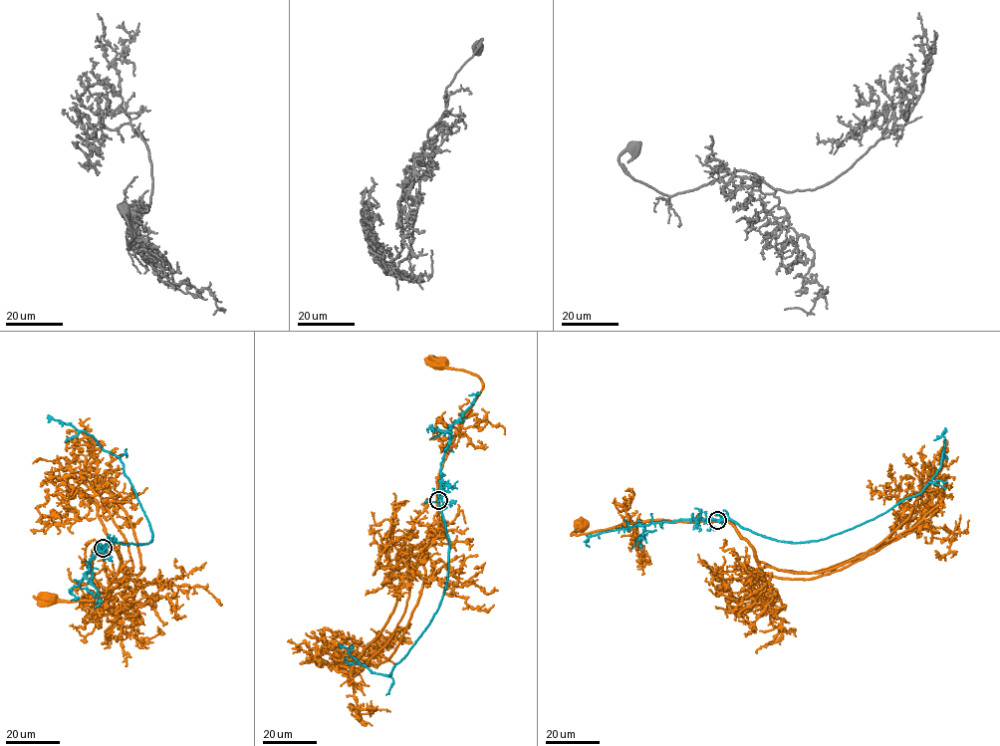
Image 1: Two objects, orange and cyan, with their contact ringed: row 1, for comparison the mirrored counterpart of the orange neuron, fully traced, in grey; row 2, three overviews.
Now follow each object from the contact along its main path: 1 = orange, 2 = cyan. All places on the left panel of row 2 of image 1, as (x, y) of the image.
1: (103, 548), (90, 561), (91, 576), (100, 597), (89, 601), (46, 598)
2: (103, 548), (112, 542), (150, 542), (149, 522), (119, 457), (83, 431), (54, 418), (48, 422)

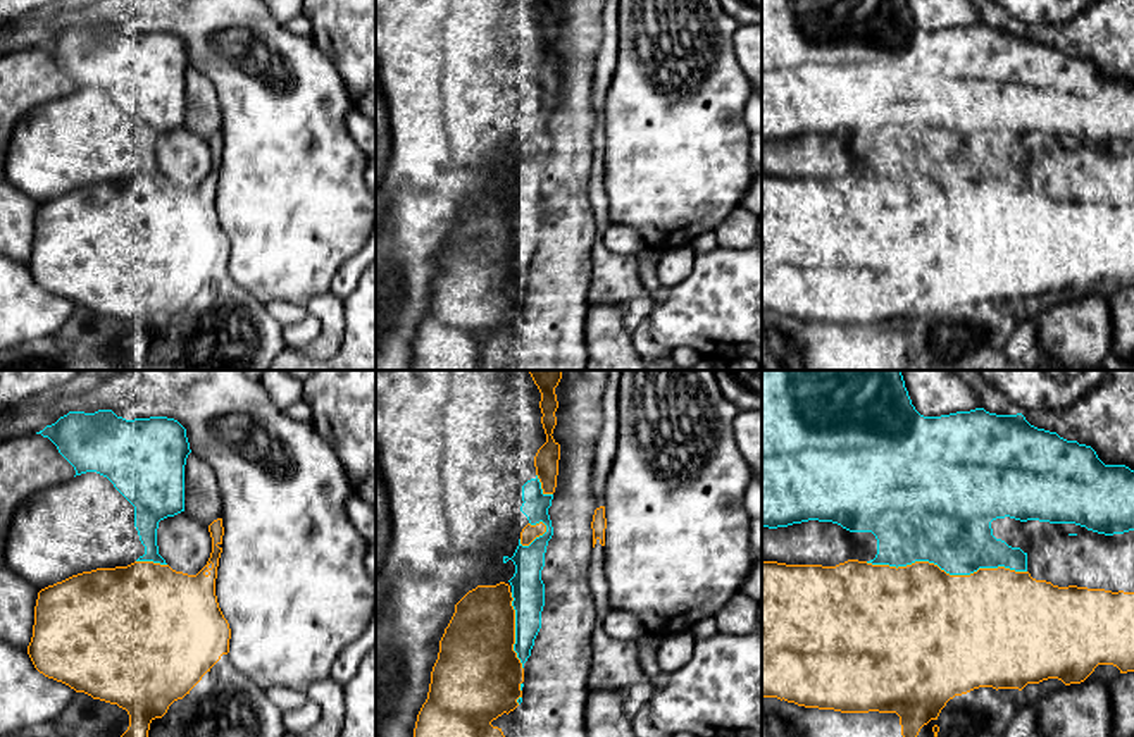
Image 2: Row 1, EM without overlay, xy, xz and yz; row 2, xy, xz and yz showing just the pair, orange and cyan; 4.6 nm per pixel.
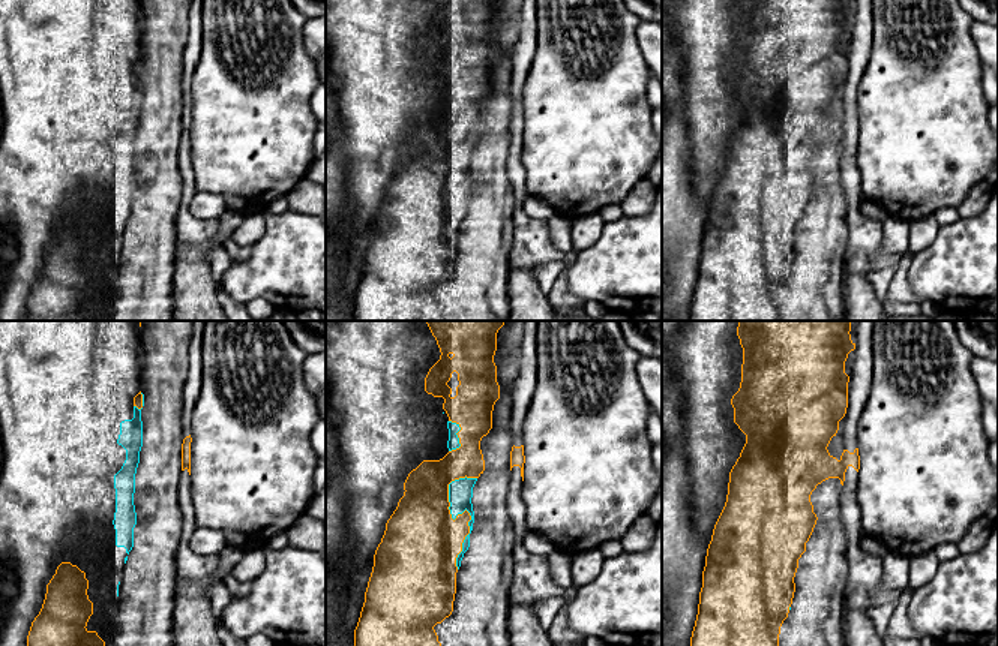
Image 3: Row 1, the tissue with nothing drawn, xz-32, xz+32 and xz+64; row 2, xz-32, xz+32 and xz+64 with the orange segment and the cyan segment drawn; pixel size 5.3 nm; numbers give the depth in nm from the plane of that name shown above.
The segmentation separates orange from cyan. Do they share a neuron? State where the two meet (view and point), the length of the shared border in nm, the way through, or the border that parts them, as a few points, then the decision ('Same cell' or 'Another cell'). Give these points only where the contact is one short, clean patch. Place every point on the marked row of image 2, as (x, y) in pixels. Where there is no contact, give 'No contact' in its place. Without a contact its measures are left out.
Touches orange at yz (945, 572). Shared border 750 nm. Another cell

